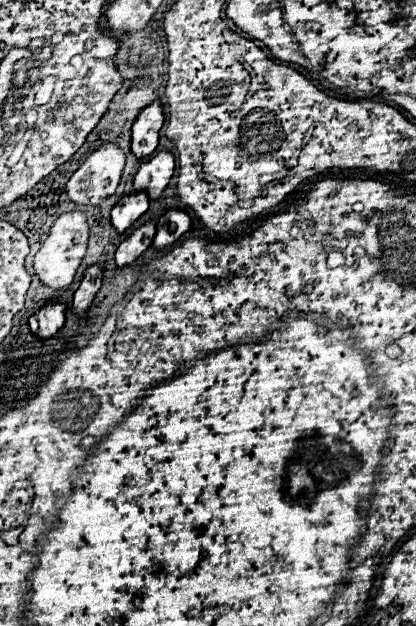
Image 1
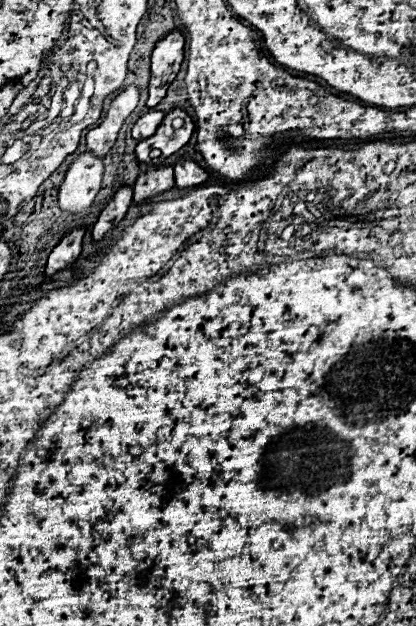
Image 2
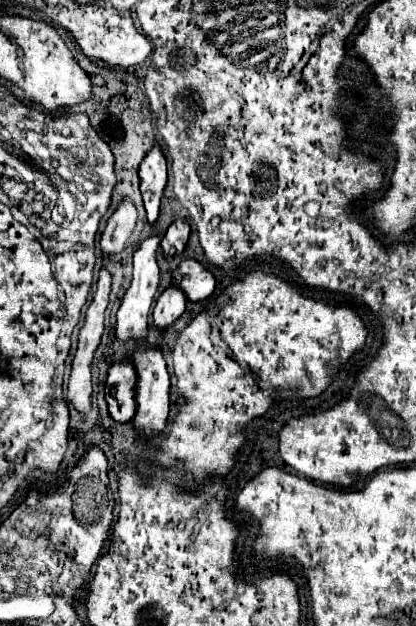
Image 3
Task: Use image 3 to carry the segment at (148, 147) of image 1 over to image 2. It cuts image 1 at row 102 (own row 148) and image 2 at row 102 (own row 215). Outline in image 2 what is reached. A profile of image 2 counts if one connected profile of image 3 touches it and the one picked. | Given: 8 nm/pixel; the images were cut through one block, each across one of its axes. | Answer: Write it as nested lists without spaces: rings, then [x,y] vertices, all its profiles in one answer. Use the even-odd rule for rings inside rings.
[[[174,30],[164,36],[154,52],[152,52],[152,66],[150,66],[150,86],[148,86],[148,106],[154,108],[164,96],[170,82],[176,78],[184,54],[184,36]]]

